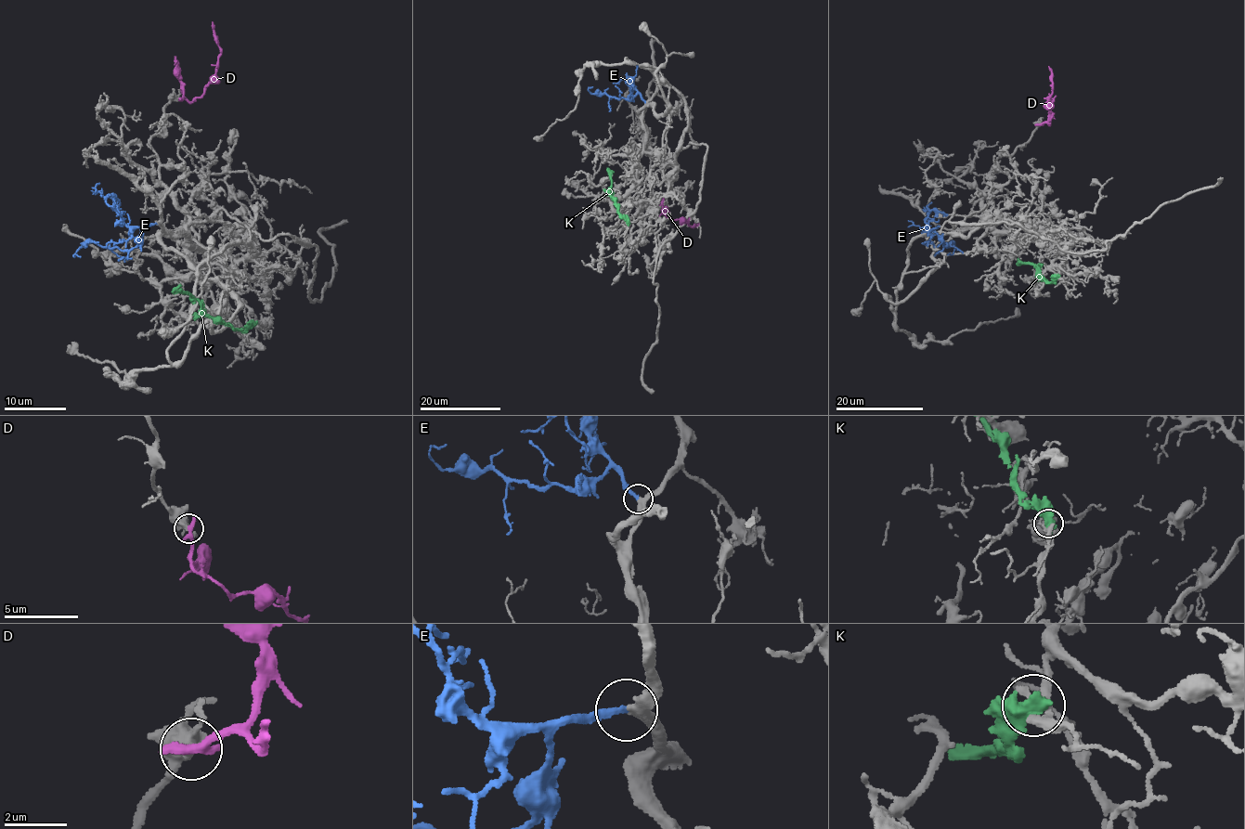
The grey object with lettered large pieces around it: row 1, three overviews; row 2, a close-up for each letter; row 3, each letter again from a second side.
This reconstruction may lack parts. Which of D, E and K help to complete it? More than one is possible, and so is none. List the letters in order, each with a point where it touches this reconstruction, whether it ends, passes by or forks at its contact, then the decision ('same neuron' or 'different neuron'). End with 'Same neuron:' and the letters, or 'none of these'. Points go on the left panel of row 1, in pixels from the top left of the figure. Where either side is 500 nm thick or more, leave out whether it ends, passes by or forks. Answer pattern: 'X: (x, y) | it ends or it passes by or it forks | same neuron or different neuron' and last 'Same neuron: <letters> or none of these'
D: (180, 99) | it ends | different neuron
E: (156, 224) | it ends | same neuron
K: (254, 323) | different neuron
Same neuron: E

